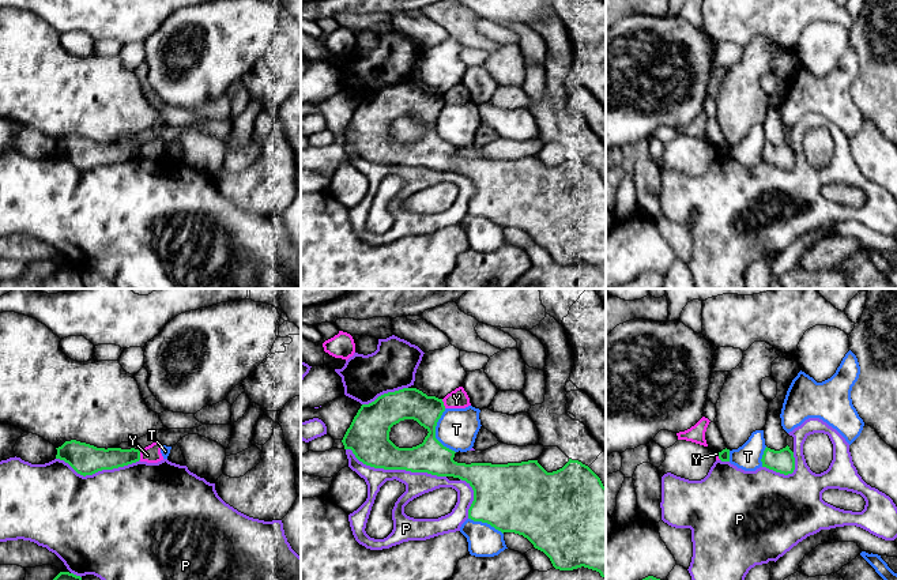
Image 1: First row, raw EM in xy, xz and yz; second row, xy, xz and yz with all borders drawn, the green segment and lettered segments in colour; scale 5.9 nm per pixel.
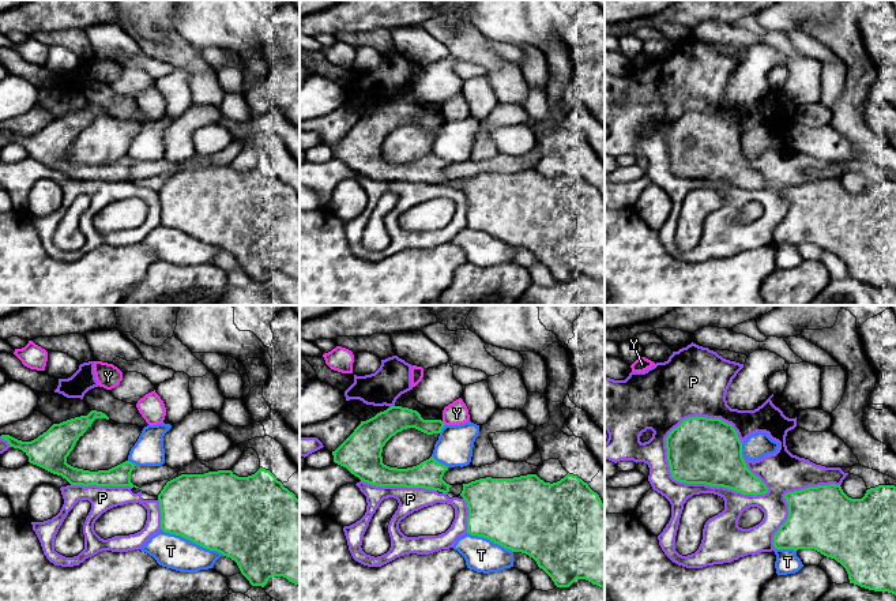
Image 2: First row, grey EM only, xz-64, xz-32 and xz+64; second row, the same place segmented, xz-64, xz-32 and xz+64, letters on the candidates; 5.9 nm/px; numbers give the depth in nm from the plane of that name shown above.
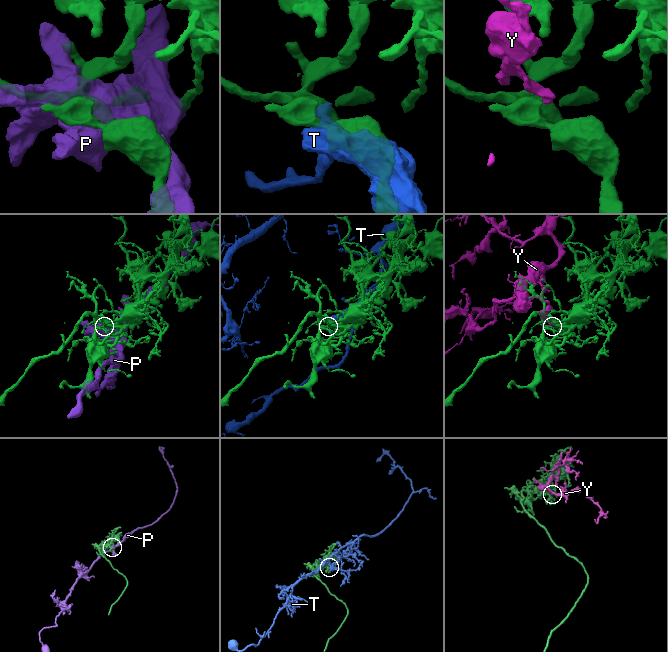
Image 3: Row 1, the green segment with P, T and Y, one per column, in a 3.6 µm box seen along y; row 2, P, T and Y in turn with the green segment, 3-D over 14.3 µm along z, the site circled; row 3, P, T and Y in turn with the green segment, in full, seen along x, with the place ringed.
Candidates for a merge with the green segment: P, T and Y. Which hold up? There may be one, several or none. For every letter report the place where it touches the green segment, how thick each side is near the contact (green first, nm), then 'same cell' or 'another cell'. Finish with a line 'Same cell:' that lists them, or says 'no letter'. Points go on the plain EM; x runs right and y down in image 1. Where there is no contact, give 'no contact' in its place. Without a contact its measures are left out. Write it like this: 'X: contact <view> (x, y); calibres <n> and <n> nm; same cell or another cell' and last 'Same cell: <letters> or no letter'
P: contact xz (395, 164); calibres 260 and 140 nm; another cell
T: contact xz (434, 128); calibres 200 and 240 nm; another cell
Y: contact xy (139, 150); calibres 140 and 110 nm; another cell
Same cell: no letter

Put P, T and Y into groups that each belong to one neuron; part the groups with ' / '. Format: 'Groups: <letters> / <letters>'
Groups: P / T / Y

